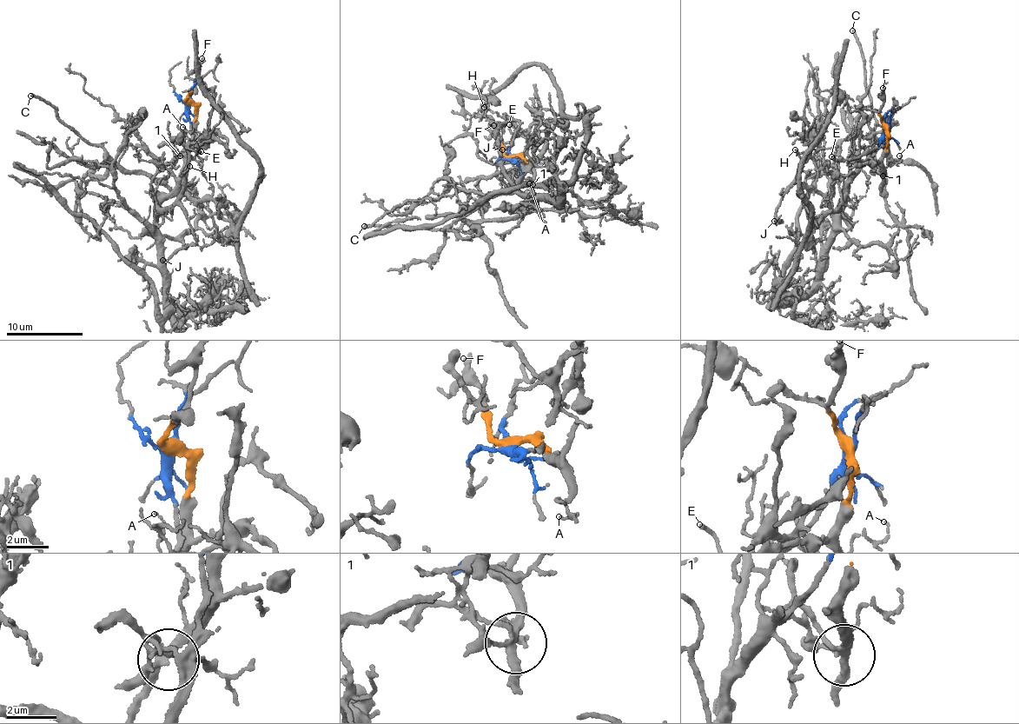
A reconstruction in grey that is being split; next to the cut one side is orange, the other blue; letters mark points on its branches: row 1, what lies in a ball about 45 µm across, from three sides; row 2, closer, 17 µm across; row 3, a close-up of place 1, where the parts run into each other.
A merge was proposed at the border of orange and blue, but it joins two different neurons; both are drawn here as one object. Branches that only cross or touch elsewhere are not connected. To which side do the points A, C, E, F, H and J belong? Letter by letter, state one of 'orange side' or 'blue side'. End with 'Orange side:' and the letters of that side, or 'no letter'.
A: orange side
C: orange side
E: blue side
F: orange side
H: blue side
J: blue side
Orange side: A, C, F

